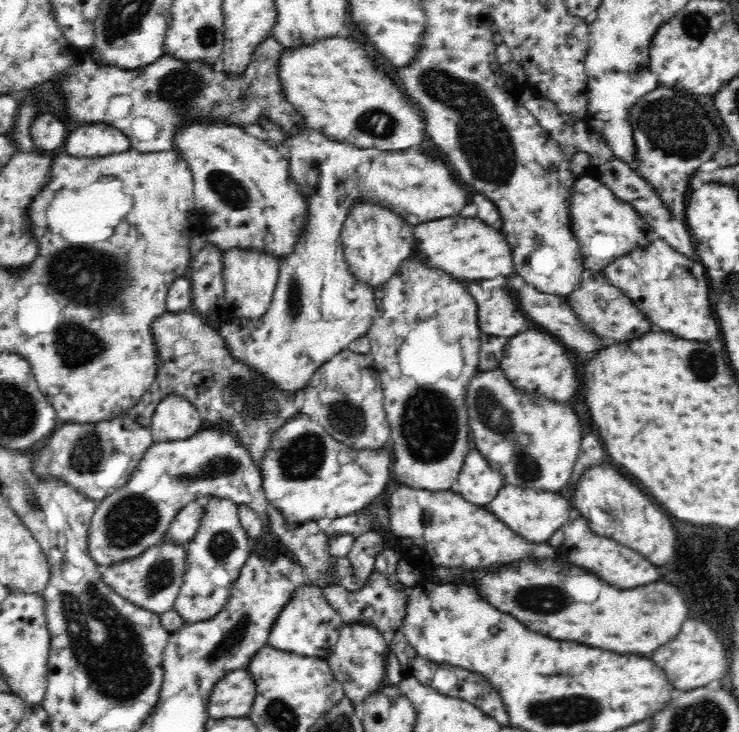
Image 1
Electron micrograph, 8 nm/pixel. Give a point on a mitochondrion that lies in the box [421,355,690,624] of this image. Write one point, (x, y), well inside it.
(490, 411)

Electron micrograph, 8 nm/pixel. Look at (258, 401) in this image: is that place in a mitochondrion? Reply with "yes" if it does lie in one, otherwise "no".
yes

